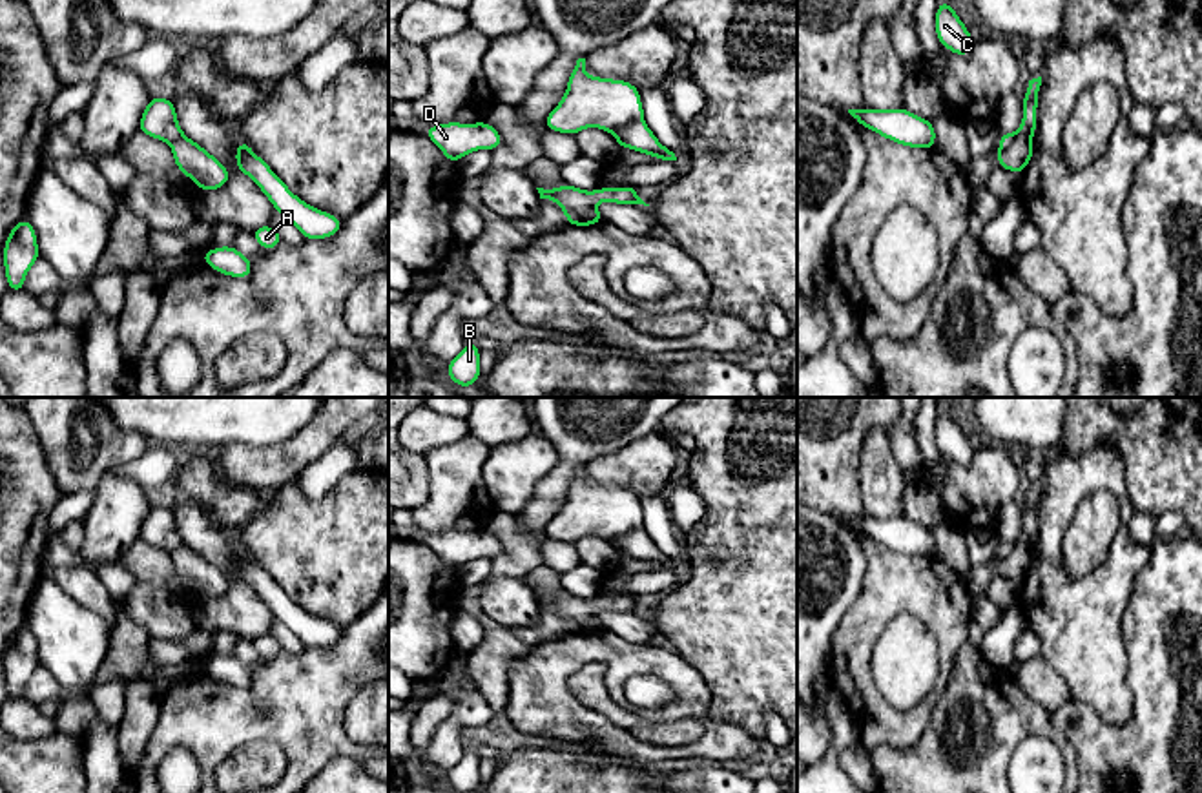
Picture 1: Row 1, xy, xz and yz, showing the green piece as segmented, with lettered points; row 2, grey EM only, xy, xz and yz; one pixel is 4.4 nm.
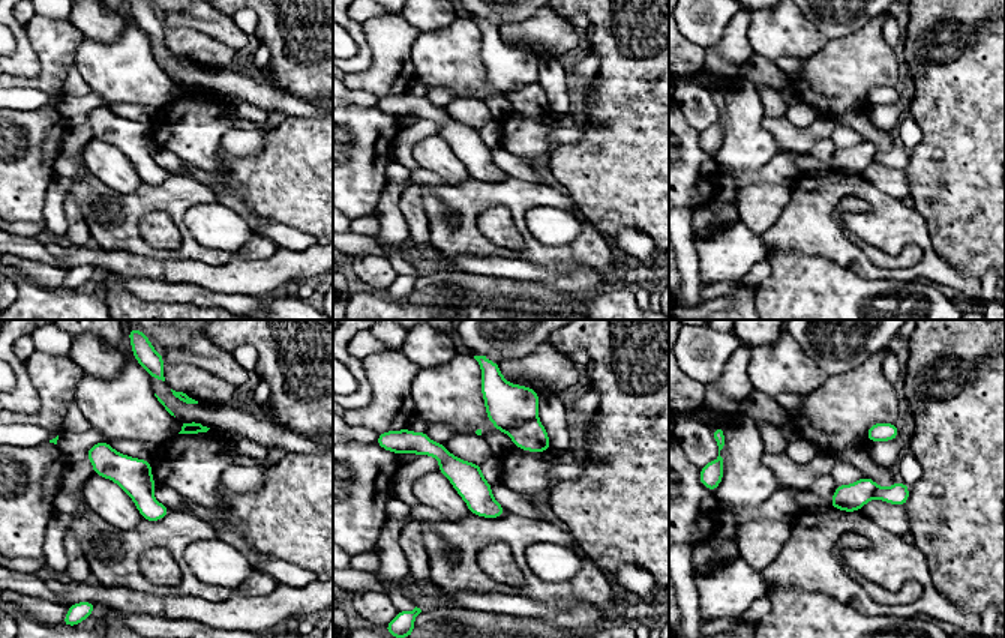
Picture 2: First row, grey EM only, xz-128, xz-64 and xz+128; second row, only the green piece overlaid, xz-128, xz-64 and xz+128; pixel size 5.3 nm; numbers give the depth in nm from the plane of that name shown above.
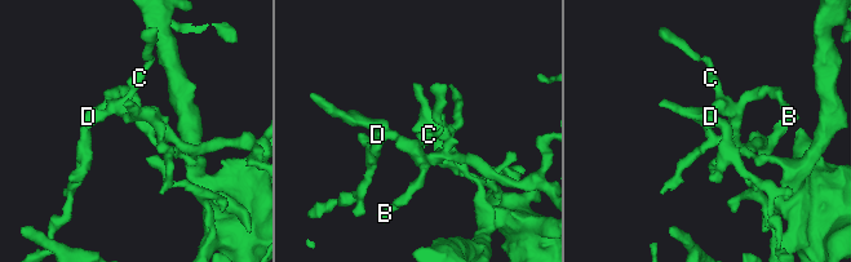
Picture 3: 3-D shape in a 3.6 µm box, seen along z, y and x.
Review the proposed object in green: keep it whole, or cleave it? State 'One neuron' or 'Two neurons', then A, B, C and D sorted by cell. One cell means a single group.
Two neurons. Groups: A / B C D

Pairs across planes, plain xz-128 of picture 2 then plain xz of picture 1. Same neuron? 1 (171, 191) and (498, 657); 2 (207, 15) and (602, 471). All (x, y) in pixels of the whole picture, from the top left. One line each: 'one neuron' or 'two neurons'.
1: two neurons
2: one neuron

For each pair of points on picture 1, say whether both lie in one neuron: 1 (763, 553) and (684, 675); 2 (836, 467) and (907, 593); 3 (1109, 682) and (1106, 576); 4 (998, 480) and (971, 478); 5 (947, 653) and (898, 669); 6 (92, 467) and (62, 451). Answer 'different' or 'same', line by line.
1: different
2: different
3: same
4: same
5: different
6: same

